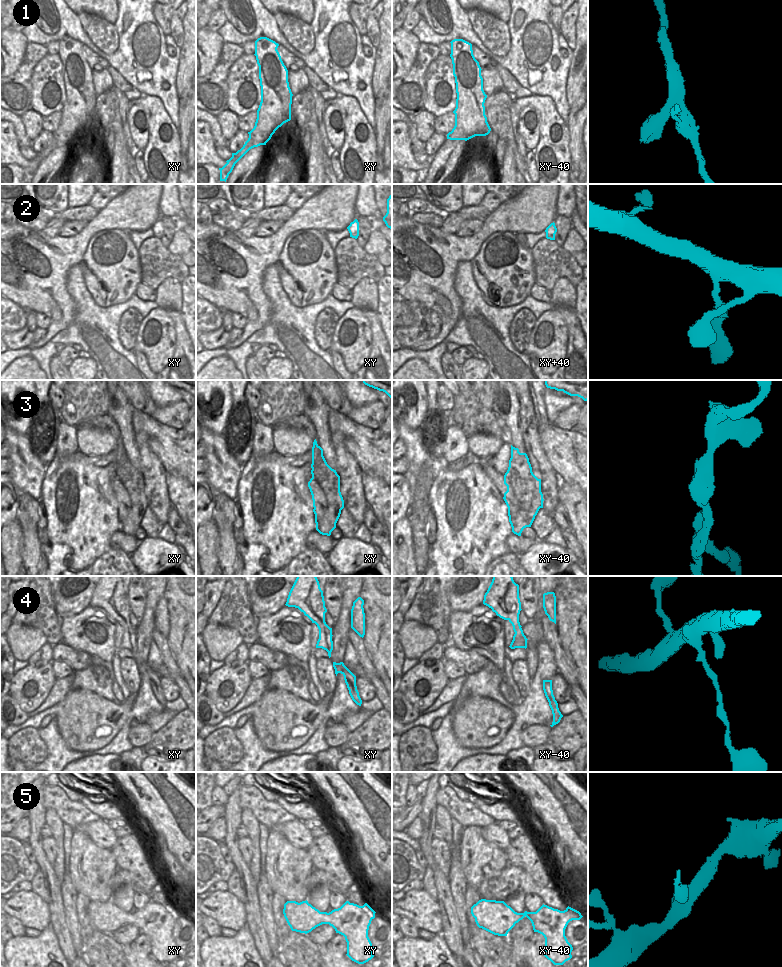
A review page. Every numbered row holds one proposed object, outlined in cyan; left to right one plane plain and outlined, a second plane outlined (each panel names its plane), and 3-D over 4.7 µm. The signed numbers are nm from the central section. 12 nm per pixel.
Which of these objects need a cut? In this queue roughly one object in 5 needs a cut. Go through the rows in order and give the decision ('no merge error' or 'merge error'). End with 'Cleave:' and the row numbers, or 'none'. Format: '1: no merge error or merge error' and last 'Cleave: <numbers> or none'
1: no merge error
2: no merge error
3: merge error
4: no merge error
5: no merge error
Cleave: 3

